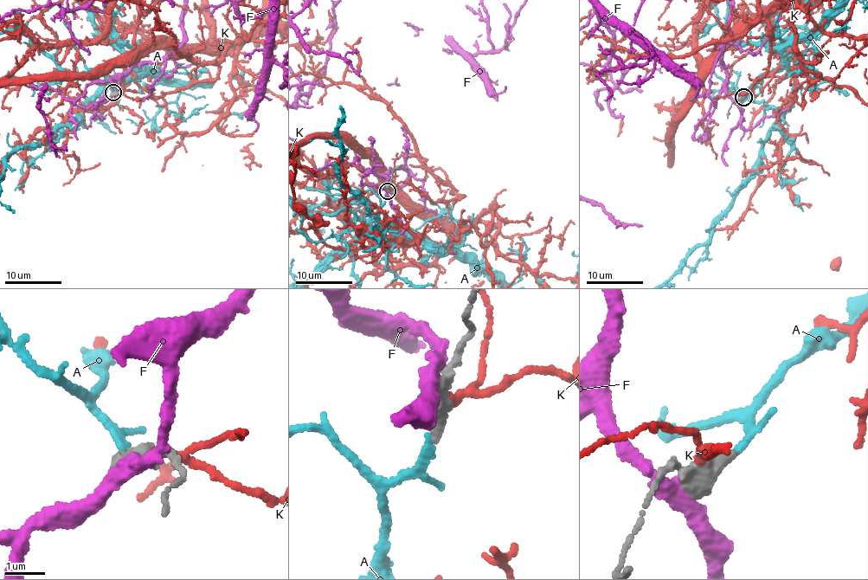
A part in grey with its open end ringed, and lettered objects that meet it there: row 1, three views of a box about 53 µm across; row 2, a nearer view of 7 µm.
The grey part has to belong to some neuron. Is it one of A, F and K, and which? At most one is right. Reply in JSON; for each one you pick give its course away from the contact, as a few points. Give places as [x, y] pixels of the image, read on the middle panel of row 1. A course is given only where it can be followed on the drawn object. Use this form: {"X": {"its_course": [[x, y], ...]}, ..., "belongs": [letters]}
{"belongs": ["A"]}

